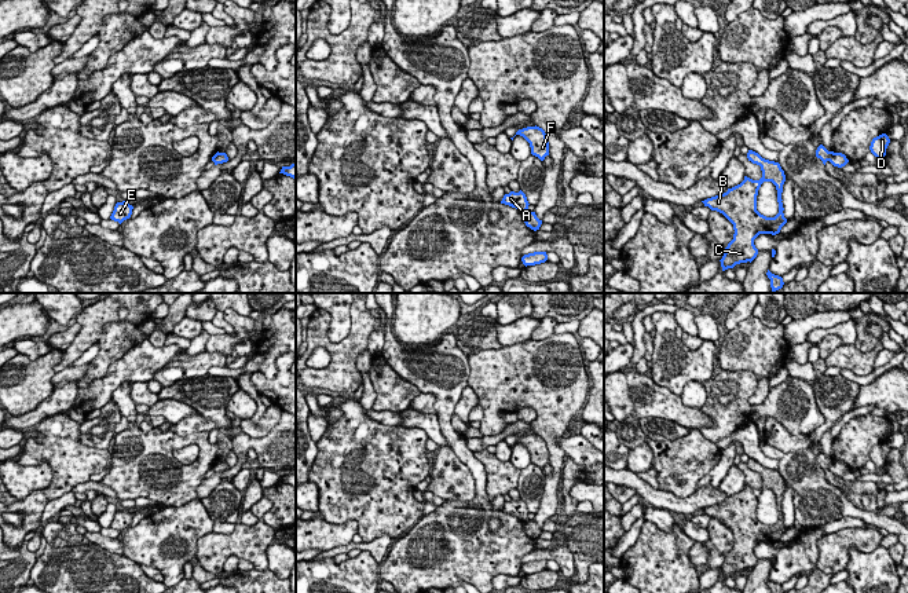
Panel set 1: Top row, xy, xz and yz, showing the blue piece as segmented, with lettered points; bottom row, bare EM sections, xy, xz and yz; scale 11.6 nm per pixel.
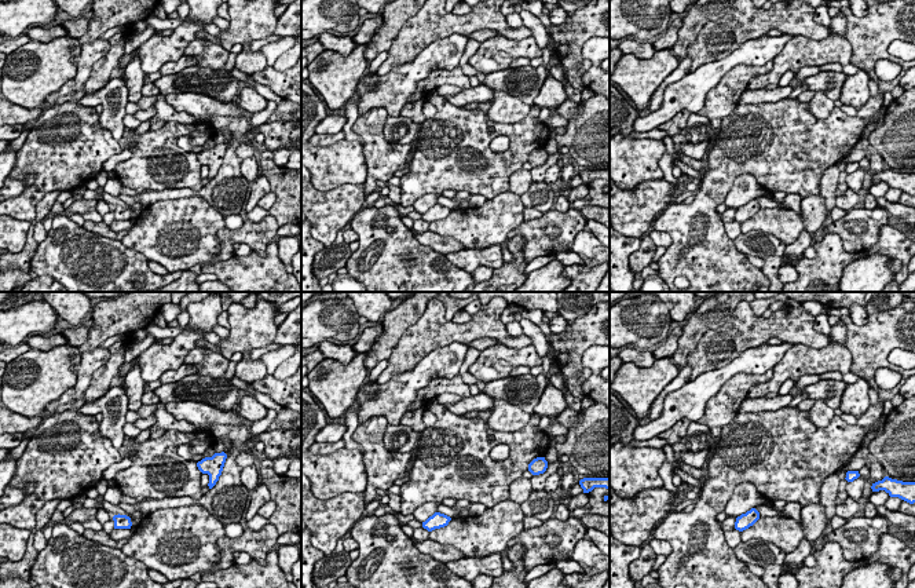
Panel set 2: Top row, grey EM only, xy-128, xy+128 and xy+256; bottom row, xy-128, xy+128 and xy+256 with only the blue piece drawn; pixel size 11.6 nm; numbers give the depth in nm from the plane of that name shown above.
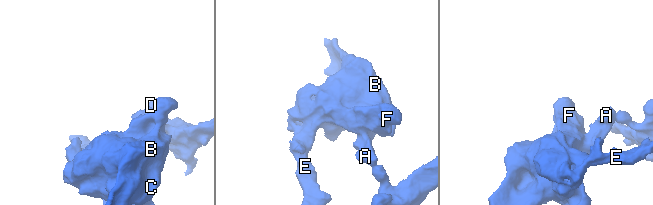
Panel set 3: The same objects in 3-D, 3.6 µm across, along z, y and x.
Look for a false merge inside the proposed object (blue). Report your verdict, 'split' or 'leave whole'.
split

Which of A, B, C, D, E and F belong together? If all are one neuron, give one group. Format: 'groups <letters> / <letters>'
groups A B C E F / D

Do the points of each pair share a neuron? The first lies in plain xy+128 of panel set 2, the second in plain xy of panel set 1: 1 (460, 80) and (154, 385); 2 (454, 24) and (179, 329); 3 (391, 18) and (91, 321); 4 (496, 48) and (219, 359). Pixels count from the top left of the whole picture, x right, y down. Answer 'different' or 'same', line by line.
1: different
2: different
3: same
4: same

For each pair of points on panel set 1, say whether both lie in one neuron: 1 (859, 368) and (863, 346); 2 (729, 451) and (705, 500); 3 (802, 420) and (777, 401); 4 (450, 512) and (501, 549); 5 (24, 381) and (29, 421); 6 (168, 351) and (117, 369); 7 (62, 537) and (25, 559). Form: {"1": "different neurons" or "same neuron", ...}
{"1": "different neurons", "2": "different neurons", "3": "same neuron", "4": "same neuron", "5": "different neurons", "6": "same neuron", "7": "different neurons"}

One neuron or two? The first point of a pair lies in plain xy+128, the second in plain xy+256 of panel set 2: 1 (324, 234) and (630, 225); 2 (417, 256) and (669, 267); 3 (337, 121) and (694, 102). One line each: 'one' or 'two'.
1: one
2: one
3: one

